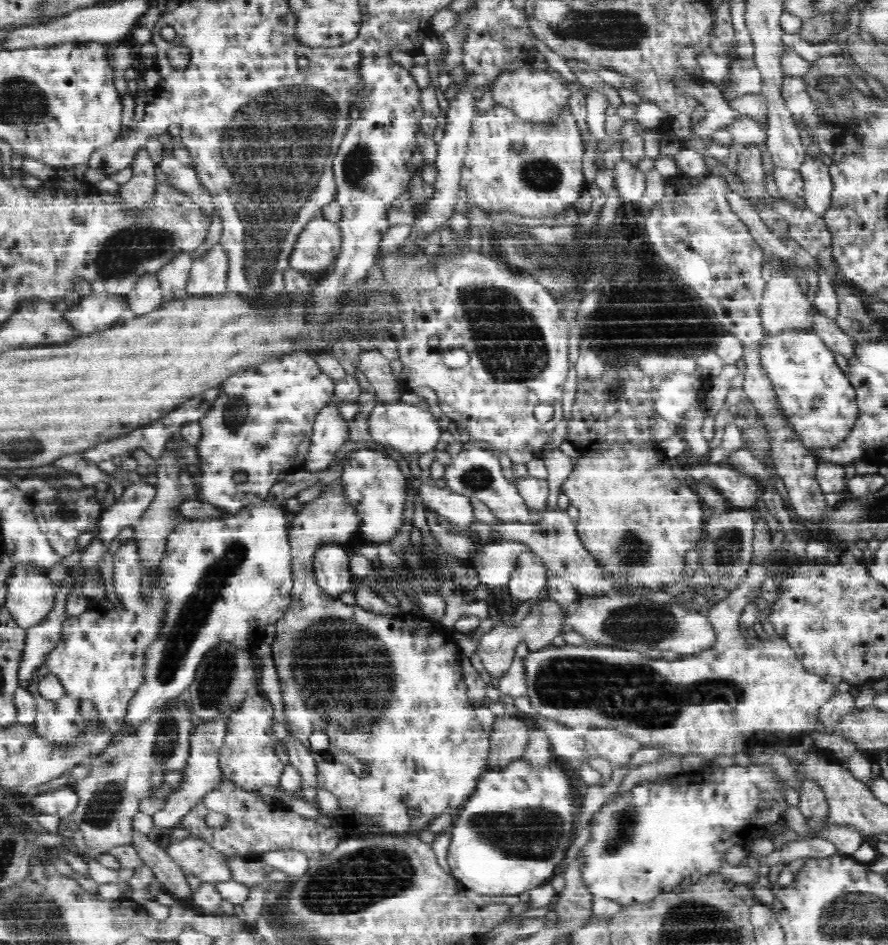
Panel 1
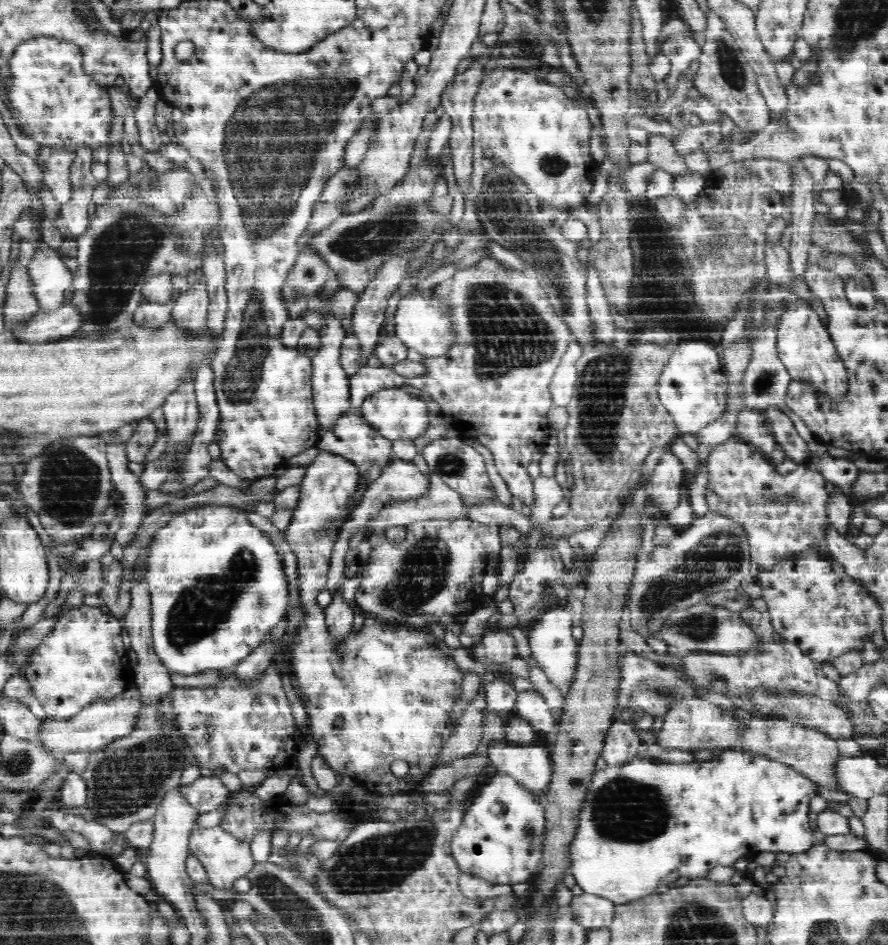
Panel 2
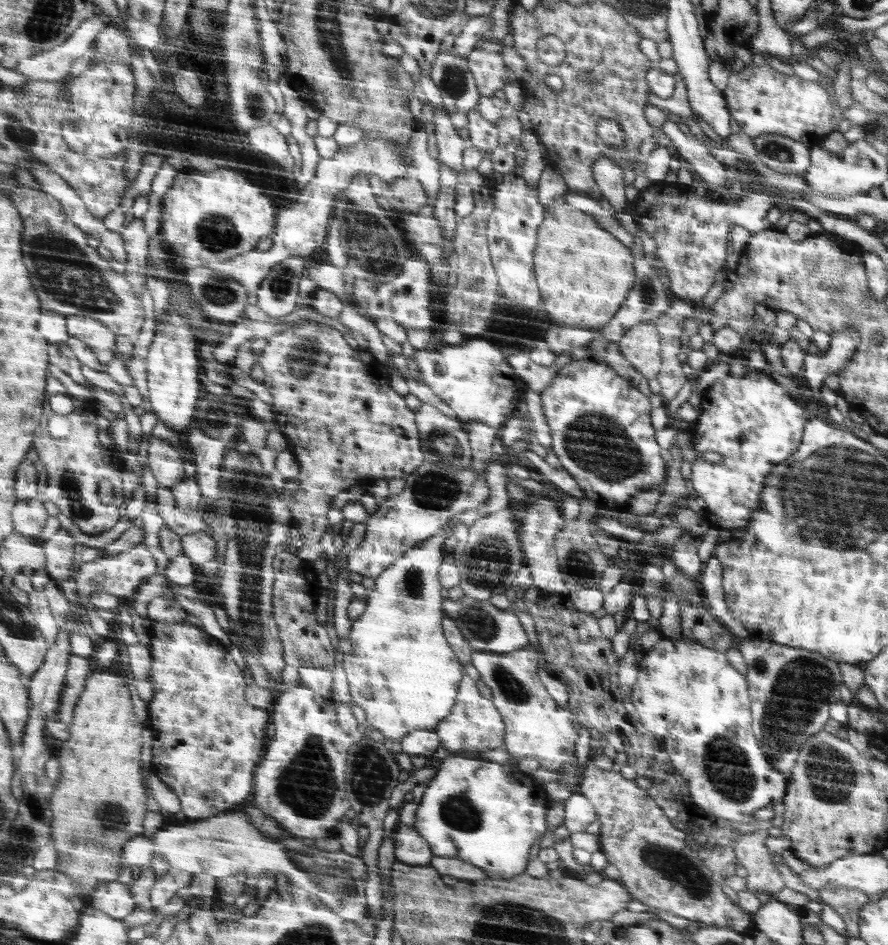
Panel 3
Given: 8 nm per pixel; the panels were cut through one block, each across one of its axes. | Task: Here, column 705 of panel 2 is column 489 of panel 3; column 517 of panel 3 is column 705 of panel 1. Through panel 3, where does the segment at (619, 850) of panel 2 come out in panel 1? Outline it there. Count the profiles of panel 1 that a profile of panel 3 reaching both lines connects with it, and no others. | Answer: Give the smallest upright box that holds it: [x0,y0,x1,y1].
[580,764,788,907]

